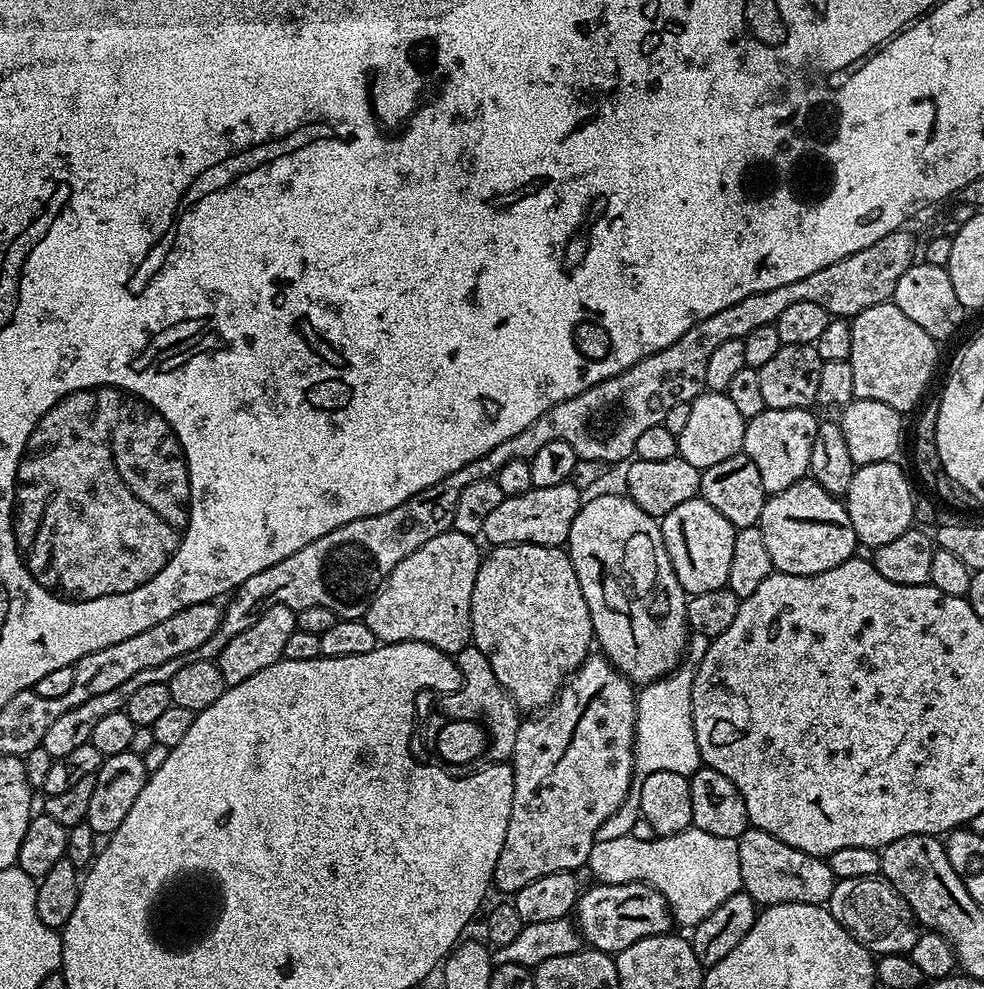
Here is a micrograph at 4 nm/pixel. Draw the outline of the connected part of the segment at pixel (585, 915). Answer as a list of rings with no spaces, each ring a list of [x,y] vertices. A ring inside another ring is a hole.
[[[599,882],[585,887],[580,893],[580,899],[574,909],[574,923],[580,930],[583,943],[590,948],[597,948],[599,952],[615,954],[626,950],[626,946],[634,946],[642,938],[662,936],[671,933],[674,928],[672,910],[669,908],[666,898],[658,890],[654,890],[649,884],[630,882],[629,884],[601,884]]]

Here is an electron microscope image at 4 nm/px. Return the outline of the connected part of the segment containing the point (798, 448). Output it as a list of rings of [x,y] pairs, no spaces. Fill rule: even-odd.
[[[765,408],[762,414],[758,414],[753,420],[744,425],[743,455],[758,466],[758,474],[762,477],[762,486],[765,493],[781,492],[786,486],[794,486],[794,482],[805,479],[809,475],[810,450],[814,450],[814,438],[816,437],[816,425],[818,417],[815,411],[807,408],[795,408],[794,410],[778,410],[777,408]]]

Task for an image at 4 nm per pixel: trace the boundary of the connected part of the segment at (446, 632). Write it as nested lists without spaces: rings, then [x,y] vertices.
[[[455,530],[430,538],[426,546],[418,546],[414,554],[402,558],[398,566],[384,579],[375,596],[368,601],[368,612],[362,619],[374,630],[380,644],[426,642],[438,650],[455,654],[472,644],[472,595],[474,578],[478,578],[482,551],[471,536]]]

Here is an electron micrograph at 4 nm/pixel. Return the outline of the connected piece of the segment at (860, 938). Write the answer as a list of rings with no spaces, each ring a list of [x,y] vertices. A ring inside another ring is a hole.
[[[871,876],[837,880],[826,907],[858,943],[880,956],[911,953],[914,942],[921,934],[912,907],[883,878]]]

